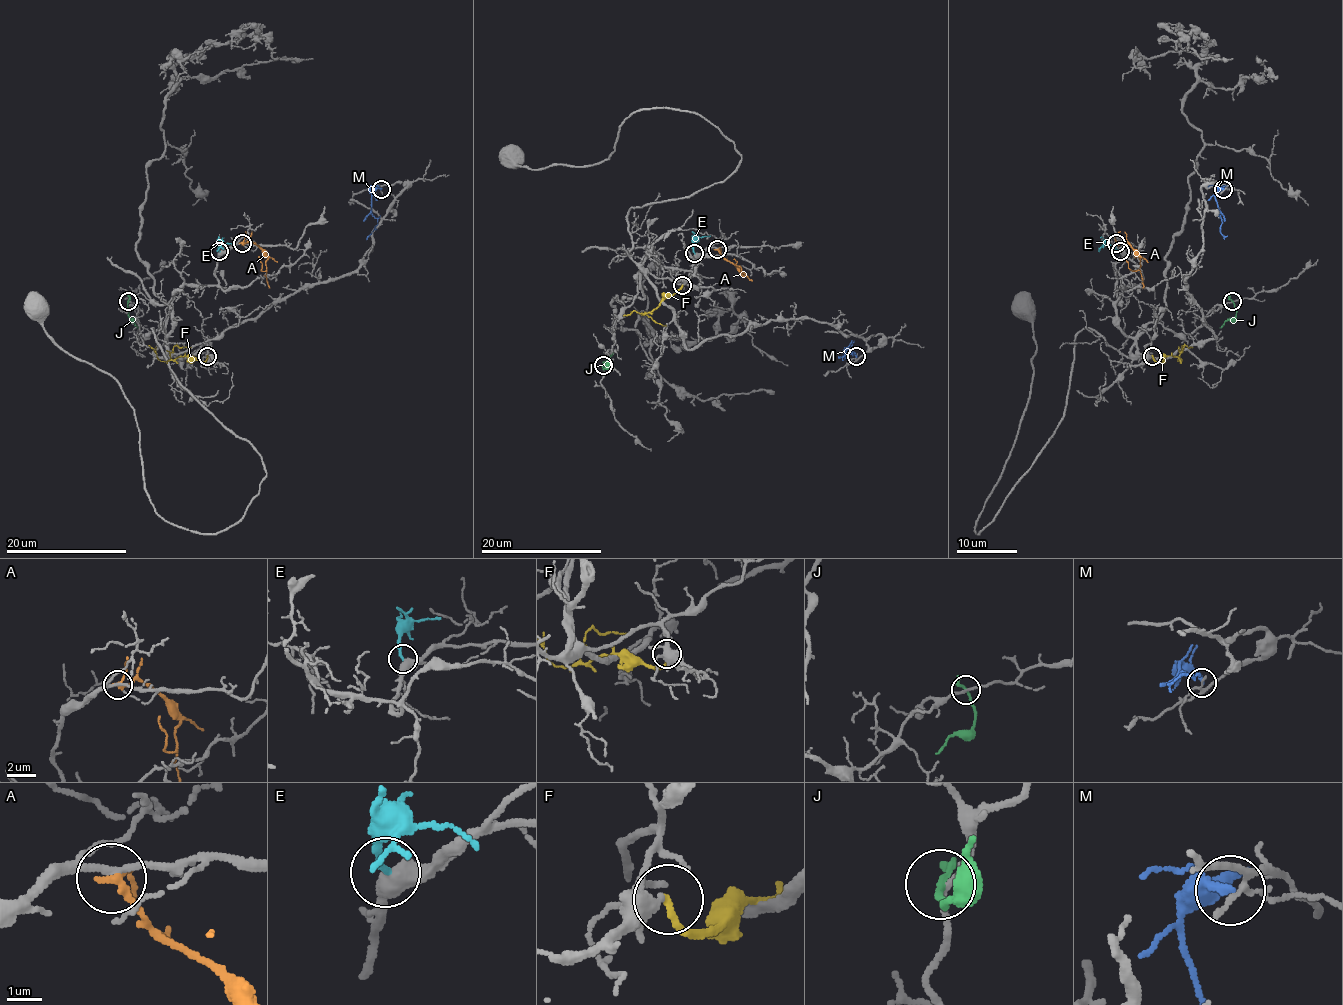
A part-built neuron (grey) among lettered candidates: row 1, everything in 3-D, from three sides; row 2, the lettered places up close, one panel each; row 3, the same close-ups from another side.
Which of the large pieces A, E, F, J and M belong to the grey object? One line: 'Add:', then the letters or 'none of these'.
Add: none of these

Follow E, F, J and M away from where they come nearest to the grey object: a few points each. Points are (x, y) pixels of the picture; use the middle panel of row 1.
E: (694, 252), (694, 243), (698, 239), (710, 236)
F: (682, 286), (645, 313), (666, 325)
J: (603, 366), (603, 369), (612, 352)
M: (855, 357), (846, 348), (846, 352), (852, 355), (846, 354), (843, 360)

